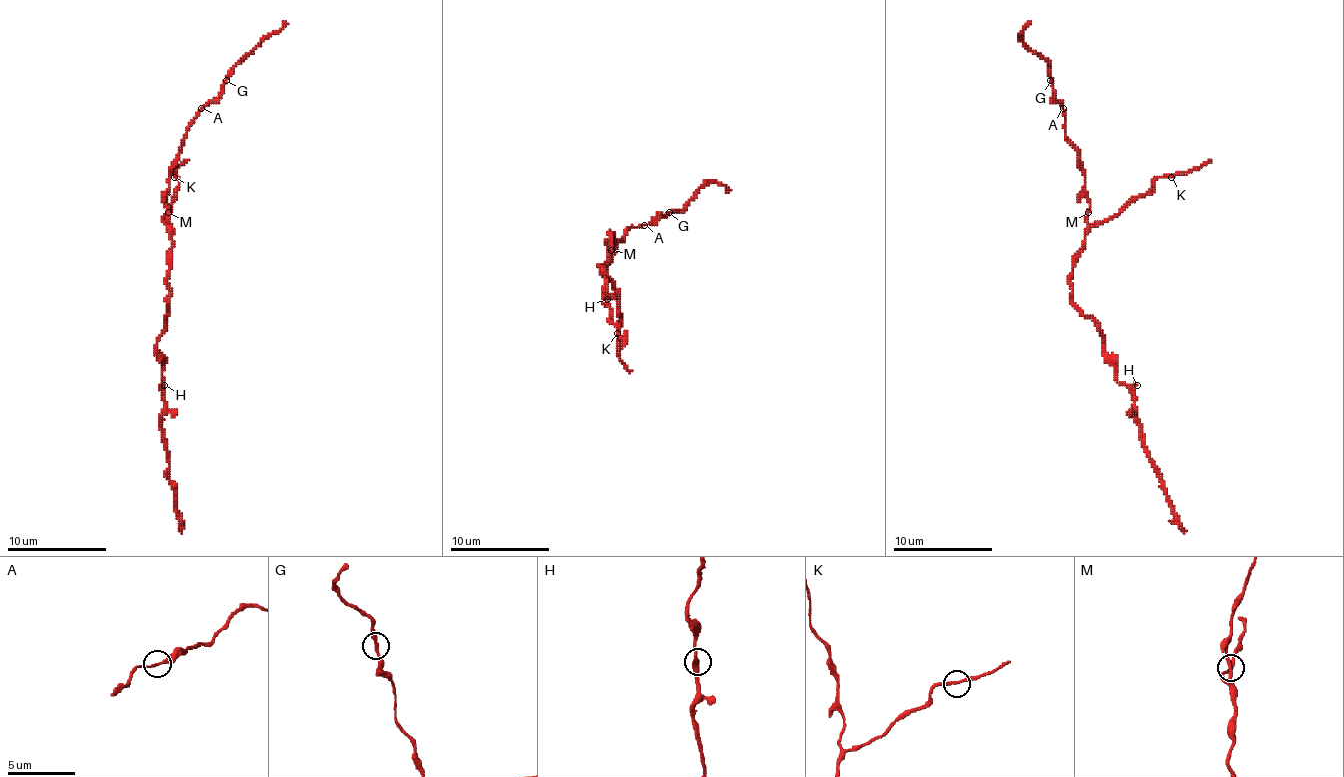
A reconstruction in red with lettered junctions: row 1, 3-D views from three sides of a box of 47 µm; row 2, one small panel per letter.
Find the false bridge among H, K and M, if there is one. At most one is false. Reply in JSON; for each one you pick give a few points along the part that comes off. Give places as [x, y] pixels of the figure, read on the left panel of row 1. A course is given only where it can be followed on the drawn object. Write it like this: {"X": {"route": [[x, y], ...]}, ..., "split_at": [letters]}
{"split_at": []}

